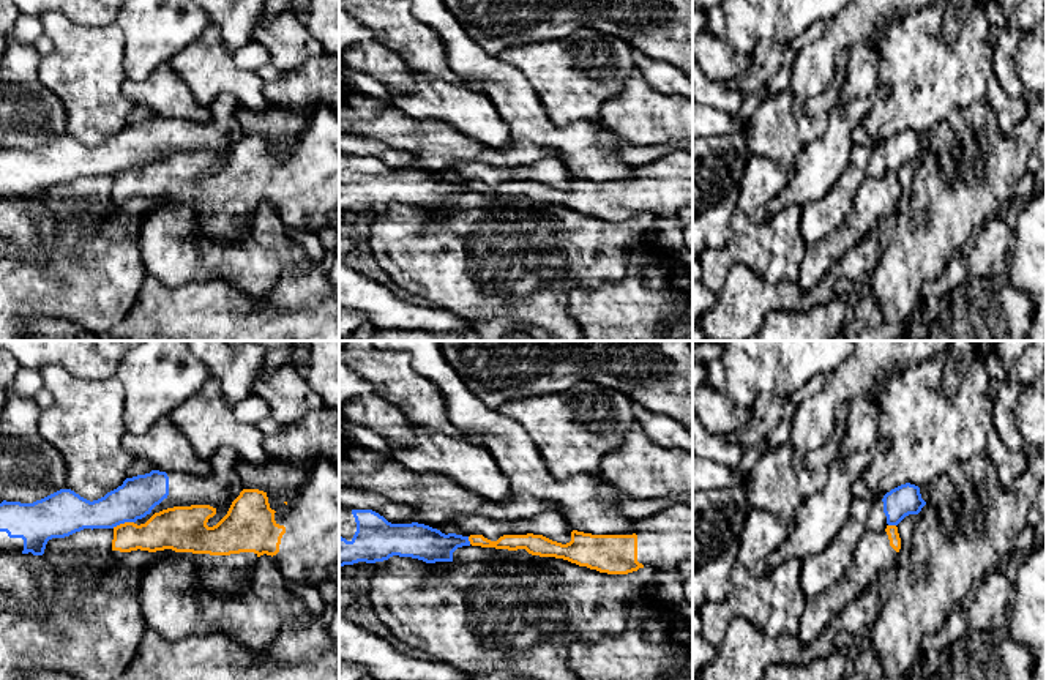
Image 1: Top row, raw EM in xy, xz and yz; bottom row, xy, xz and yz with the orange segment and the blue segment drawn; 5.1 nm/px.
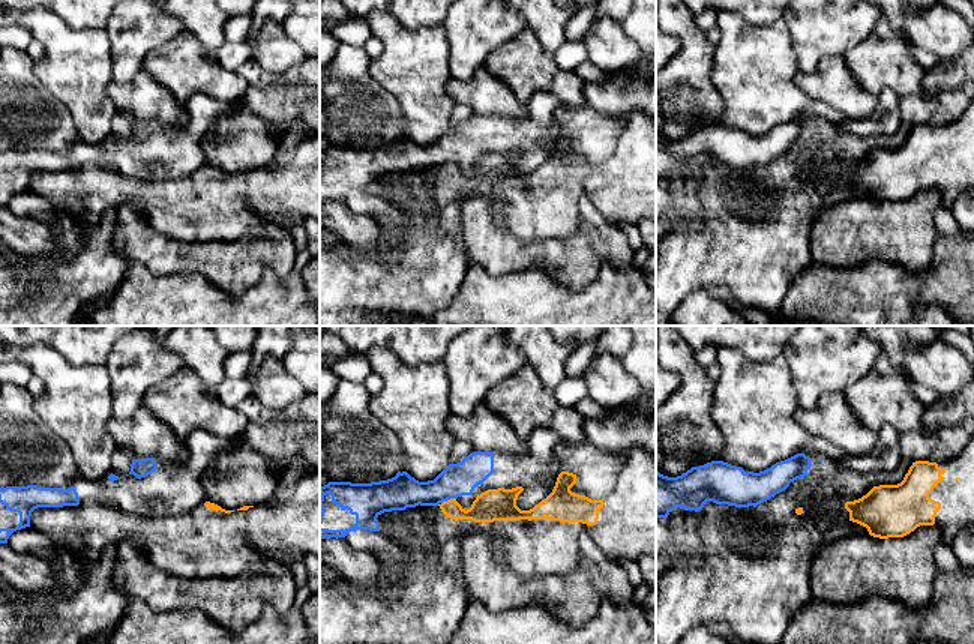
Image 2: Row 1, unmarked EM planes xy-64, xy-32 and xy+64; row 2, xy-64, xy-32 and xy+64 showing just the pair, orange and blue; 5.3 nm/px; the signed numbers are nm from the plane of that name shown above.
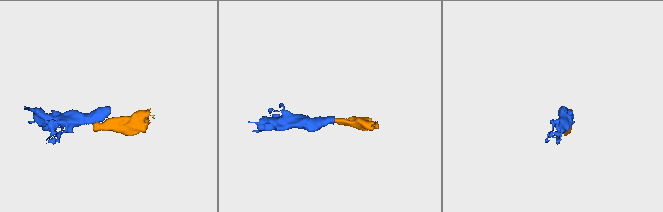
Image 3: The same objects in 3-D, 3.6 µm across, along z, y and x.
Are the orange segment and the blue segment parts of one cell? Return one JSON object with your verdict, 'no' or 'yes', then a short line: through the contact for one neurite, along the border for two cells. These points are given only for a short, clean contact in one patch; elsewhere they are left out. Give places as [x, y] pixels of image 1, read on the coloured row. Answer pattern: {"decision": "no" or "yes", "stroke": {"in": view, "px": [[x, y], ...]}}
{"decision": "no", "stroke": {"in": "xy", "px": [[133, 521], [112, 527]]}}

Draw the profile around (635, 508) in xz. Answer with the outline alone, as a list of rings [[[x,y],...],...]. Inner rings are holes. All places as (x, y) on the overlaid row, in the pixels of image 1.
[[[614,488],[614,494],[617,497],[617,510],[623,516],[629,517],[631,521],[645,519],[648,516],[655,516],[659,511],[669,508],[674,503],[685,503],[693,506],[693,492],[691,491],[678,491],[666,497],[656,499],[633,499],[617,488]]]

